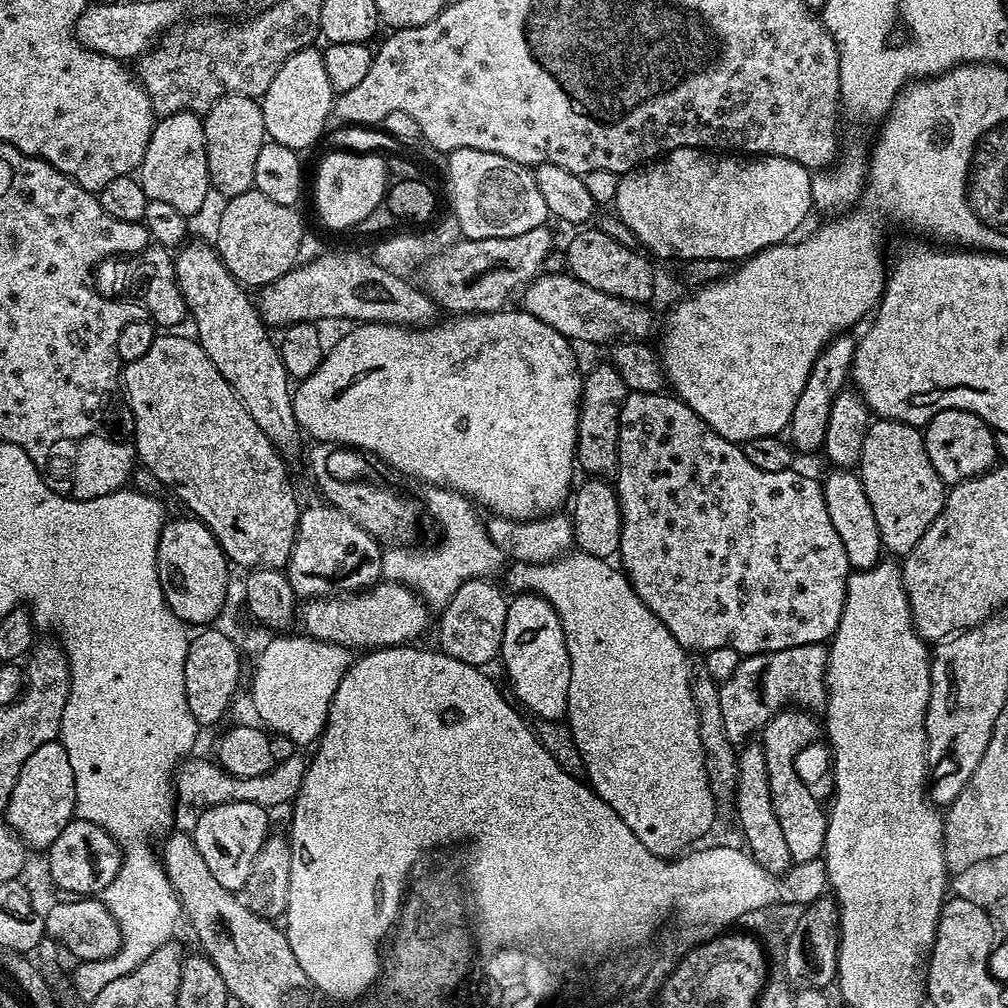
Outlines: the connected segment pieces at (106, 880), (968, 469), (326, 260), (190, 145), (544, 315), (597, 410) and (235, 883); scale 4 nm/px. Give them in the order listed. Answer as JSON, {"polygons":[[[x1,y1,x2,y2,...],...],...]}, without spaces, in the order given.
{"polygons":[[[73,818,46,849,48,855,48,872,52,880,64,891,76,898,88,898,93,894,103,893,120,869,121,851,116,839,106,830,89,820]],[[957,408,942,410,938,414,934,414,934,418,930,418,928,423,923,425,922,431,926,454,930,454,930,462,934,466,934,470,938,470,938,474,944,479,945,485,961,484,964,480,980,476,997,463,996,432,985,420,978,418,978,414]],[[326,252,306,264,301,263,261,287,258,307,263,321,270,328,298,322,321,323,320,320,352,320,351,323,403,324,405,327,429,327,437,321,435,301,420,288,412,286,403,275,386,270,371,255,358,252]],[[179,112,155,121,138,179,149,200,166,202,178,214,192,218,208,200,208,163,203,119,194,112]],[[561,272,541,273,525,288,521,297,523,311,546,322,548,326,575,343,611,343,625,336,642,340,651,332,654,318,649,312,649,307,615,298,614,295,605,294,586,285,571,273]],[[611,363,596,367,589,375,583,377,581,383,579,420,576,427,576,461,577,467,586,472,588,476,606,476,613,473,617,466,617,446,620,437,621,408,627,398,629,388,625,386,622,376,615,370]],[[226,802,213,808,203,809,199,813,196,825,190,828,190,835,198,854,202,854,202,862,210,869,210,874,226,890,239,893,248,881,250,870,254,866,256,856,262,850,264,841,269,839,269,809,258,806,254,802]]]}

